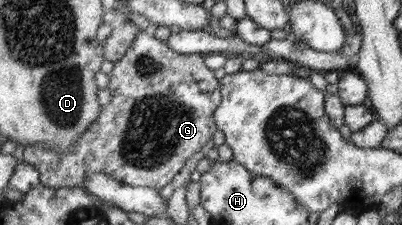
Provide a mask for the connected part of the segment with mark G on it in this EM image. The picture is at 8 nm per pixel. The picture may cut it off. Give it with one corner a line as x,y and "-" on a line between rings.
139,29
131,48
125,53
123,58
120,58
115,63
115,68
107,76
110,82
107,90
111,91
113,99
107,105
103,105
98,119
82,134
82,137
79,138
77,143
73,143
65,152
52,152
48,146
43,146
42,144
32,144
24,150
23,160
37,168
40,174
41,185
46,185
49,188
79,187
85,182
87,175
104,172
112,176
115,180
120,180
123,184
128,184
132,187
147,187
160,190
173,180
173,176
181,170
181,166
185,164
185,160
191,158
193,154
197,154
211,140
211,134
217,130
218,125
215,124
214,112
217,110
217,106
220,105
219,102
222,102
222,94
219,94
219,80
213,76
213,69
205,65
204,58
201,55
177,52
166,41
157,39
155,35
147,34
145,30

